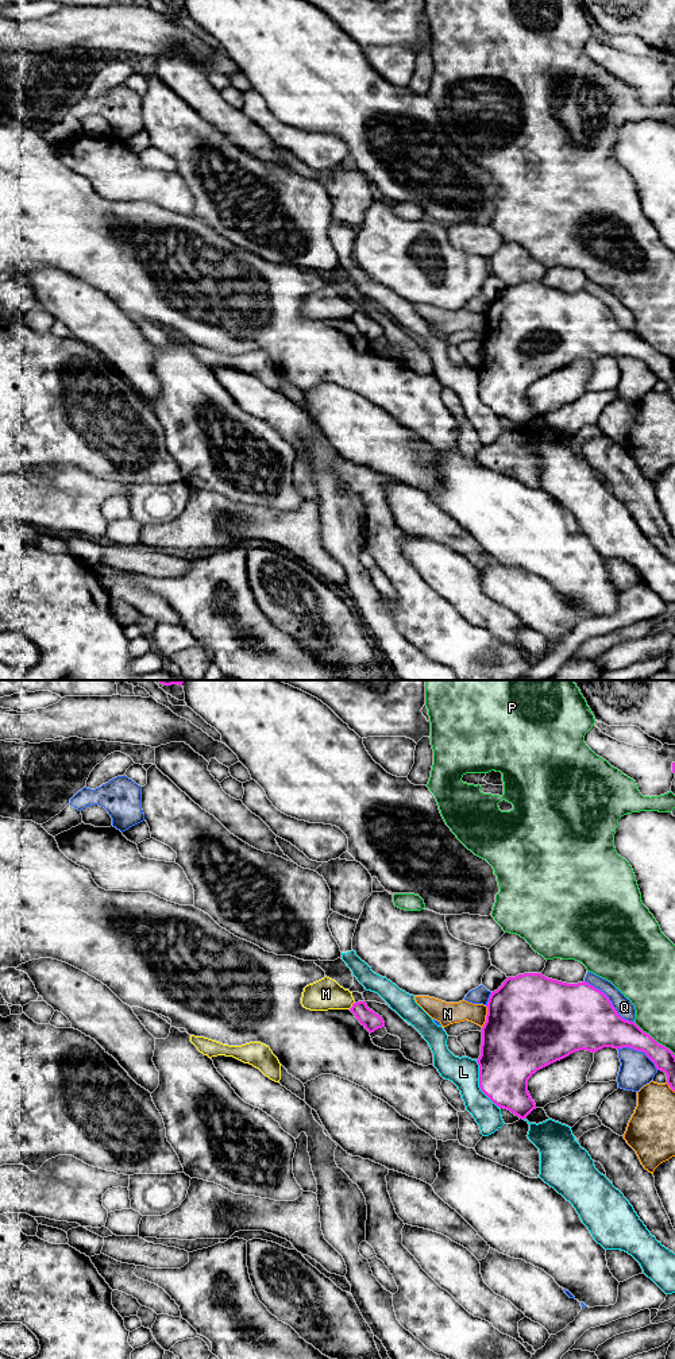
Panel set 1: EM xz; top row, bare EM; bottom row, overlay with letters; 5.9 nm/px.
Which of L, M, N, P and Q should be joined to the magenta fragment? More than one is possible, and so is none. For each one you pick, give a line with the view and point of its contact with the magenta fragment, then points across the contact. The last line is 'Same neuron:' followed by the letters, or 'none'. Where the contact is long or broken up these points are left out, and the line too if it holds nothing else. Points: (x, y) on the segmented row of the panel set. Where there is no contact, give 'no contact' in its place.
Same neuron: none

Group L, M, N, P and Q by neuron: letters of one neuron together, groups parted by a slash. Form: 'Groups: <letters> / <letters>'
Groups: L / M Q / N / P

